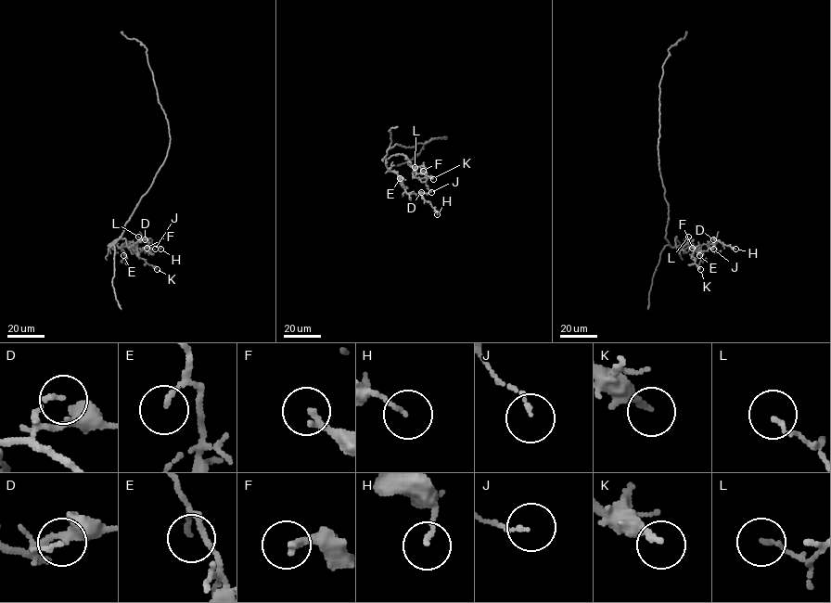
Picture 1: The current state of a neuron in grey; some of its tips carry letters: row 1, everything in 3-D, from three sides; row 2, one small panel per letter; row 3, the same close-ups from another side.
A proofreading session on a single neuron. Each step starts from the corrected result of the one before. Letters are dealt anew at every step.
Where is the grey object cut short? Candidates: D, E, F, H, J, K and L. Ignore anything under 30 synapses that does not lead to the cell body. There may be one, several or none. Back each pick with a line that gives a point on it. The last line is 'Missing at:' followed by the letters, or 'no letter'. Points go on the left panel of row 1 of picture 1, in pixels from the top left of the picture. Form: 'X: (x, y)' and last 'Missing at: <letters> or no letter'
Missing at: no letter

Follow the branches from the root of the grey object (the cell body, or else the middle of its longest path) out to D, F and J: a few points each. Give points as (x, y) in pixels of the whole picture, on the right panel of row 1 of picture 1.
D: (662, 182), (669, 209), (665, 238), (669, 244), (683, 249), (692, 243), (695, 248), (714, 246), (713, 239)
F: (662, 182), (665, 238), (698, 252), (692, 248)
J: (662, 182), (669, 244), (679, 245), (675, 238), (677, 247), (690, 242), (697, 252), (713, 249)

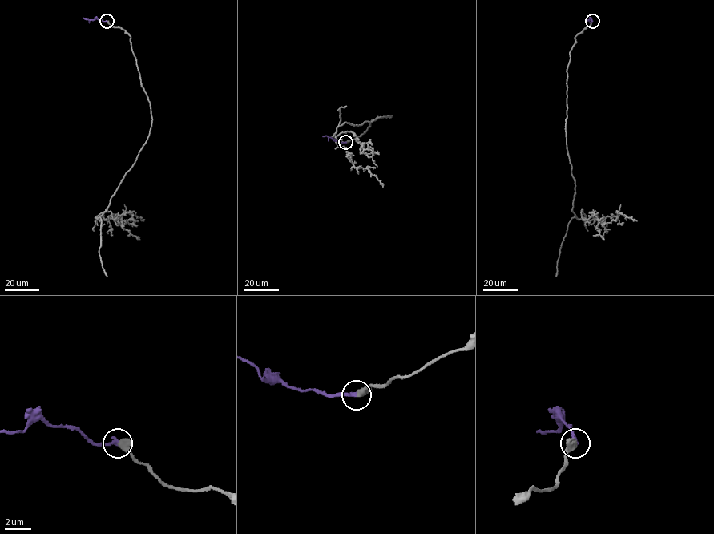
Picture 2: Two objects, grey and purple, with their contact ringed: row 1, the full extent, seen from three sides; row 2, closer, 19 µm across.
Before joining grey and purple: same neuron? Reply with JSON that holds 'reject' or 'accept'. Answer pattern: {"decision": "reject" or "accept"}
{"decision": "accept"}

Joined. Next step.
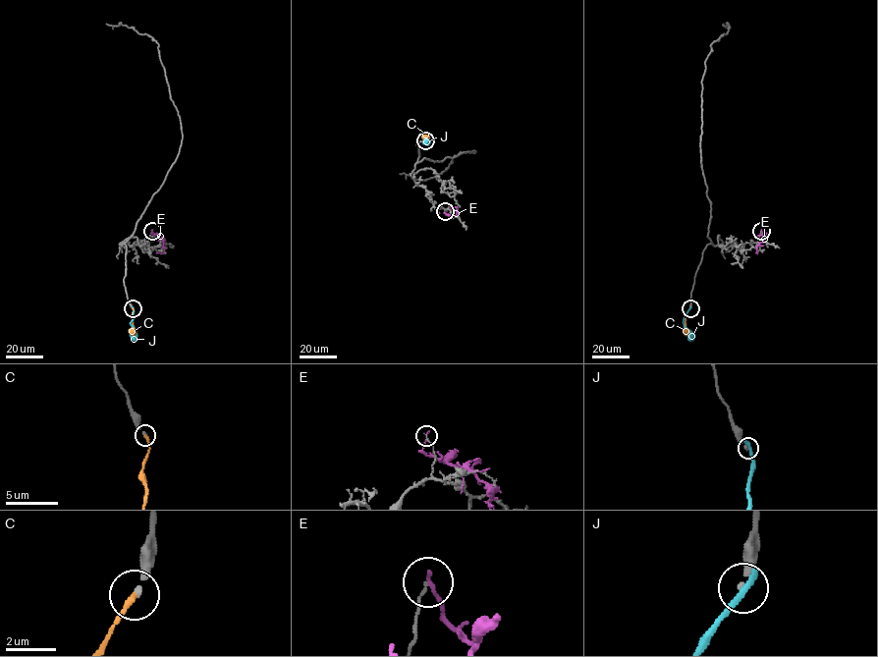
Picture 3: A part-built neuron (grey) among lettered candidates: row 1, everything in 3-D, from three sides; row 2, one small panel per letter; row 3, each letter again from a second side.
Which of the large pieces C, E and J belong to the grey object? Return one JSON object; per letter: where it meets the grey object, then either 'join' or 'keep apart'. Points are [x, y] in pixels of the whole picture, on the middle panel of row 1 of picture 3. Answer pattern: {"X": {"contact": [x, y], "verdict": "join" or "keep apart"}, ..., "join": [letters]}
{"C": {"contact": [425, 140], "verdict": "join"}, "E": {"contact": [445, 211], "verdict": "keep apart"}, "J": {"contact": [425, 140], "verdict": "keep apart"}, "join": ["C"]}

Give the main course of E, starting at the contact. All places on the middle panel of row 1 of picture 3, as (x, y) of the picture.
E: (445, 211), (449, 215), (457, 212), (458, 207), (449, 206)

